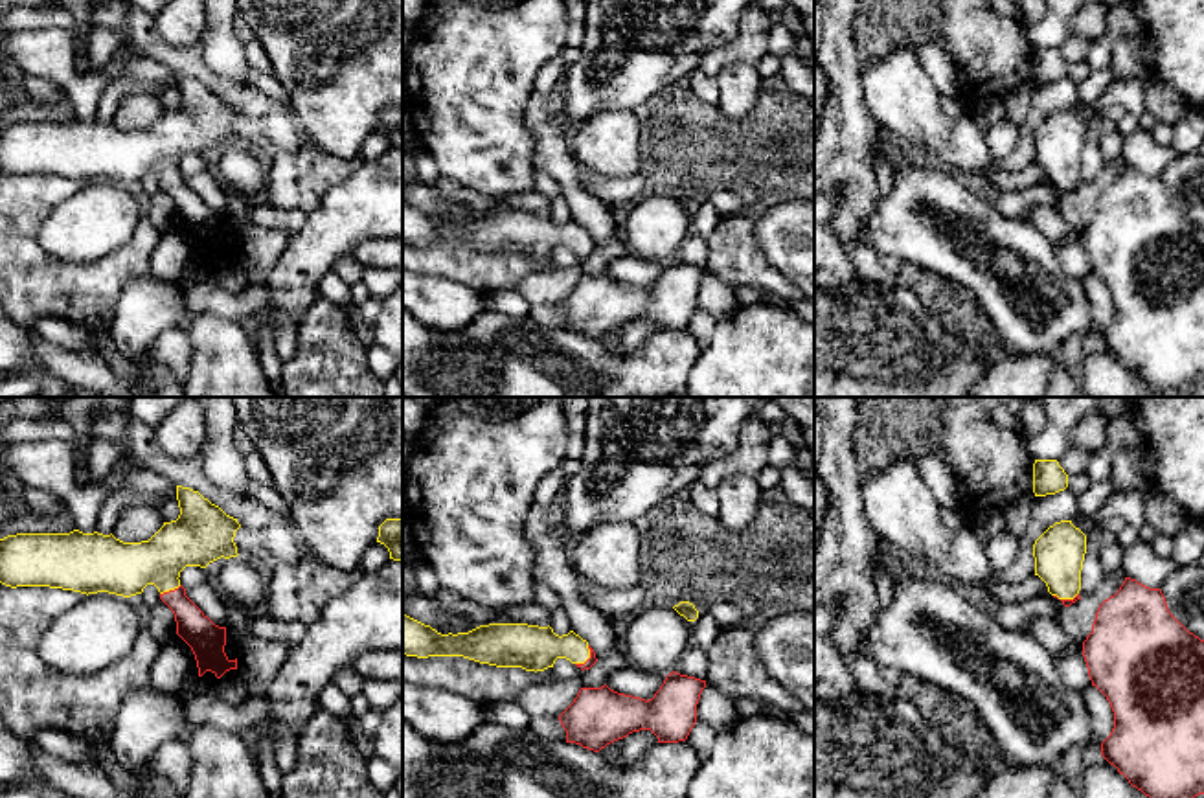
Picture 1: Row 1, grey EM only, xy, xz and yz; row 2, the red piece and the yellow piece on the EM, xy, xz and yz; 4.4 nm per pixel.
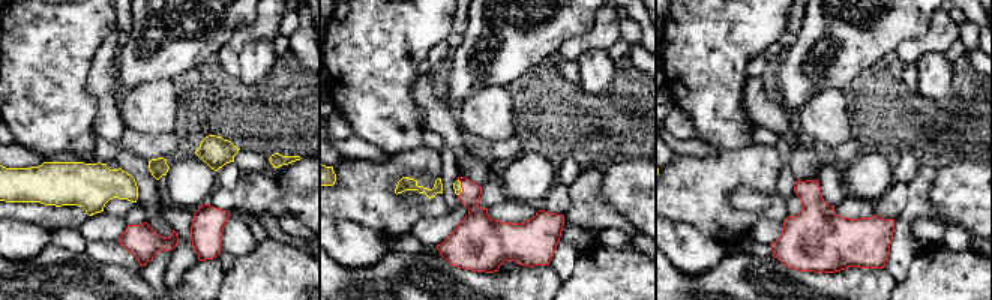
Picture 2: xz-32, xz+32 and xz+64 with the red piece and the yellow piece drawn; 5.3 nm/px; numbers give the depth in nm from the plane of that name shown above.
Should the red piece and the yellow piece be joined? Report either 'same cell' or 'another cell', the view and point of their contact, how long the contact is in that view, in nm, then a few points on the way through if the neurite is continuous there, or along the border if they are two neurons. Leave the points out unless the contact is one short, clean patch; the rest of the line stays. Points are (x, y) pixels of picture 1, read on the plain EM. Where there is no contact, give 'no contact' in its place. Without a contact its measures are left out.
same cell; contact xy (170, 179); length 100 nm; way xy (193, 216), (186, 199), (170, 179), (170, 151), (193, 127)

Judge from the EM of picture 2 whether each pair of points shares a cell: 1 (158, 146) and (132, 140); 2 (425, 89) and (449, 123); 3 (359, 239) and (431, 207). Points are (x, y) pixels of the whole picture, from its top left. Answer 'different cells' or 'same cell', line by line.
1: same cell
2: same cell
3: different cells

